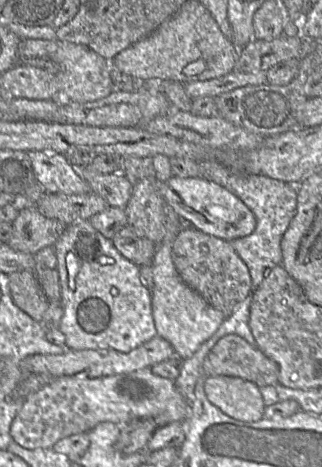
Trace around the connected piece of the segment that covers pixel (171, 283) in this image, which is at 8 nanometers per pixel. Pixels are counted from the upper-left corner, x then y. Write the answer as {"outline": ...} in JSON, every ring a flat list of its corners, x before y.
{"outline":[[162,241,158,245,150,265,153,273,152,315,157,335,172,345,178,359,184,360,216,332,226,317,182,280,172,260,172,242]]}

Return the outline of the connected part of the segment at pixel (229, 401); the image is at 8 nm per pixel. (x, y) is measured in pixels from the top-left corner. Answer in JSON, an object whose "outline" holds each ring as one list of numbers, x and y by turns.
{"outline":[[211,376,203,381,208,401,238,421,256,422,264,417,260,388,238,377]]}

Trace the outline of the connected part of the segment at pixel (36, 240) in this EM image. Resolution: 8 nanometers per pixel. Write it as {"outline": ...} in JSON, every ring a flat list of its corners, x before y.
{"outline":[[29,204,12,222,12,234,7,243,17,251,34,255,46,246,54,246,66,226,41,214,35,204]]}

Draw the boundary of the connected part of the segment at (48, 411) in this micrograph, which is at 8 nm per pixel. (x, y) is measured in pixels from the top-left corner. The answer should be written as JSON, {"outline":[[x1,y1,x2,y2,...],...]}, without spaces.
{"outline":[[149,369,99,378,81,375,62,376,53,379,25,398,23,407,11,423,10,434,17,444,26,449,52,448,59,440,73,434,88,432,101,422,108,421,121,426,137,419,152,419,160,427,183,421,189,413,190,403,179,392,174,380,157,376]]}

